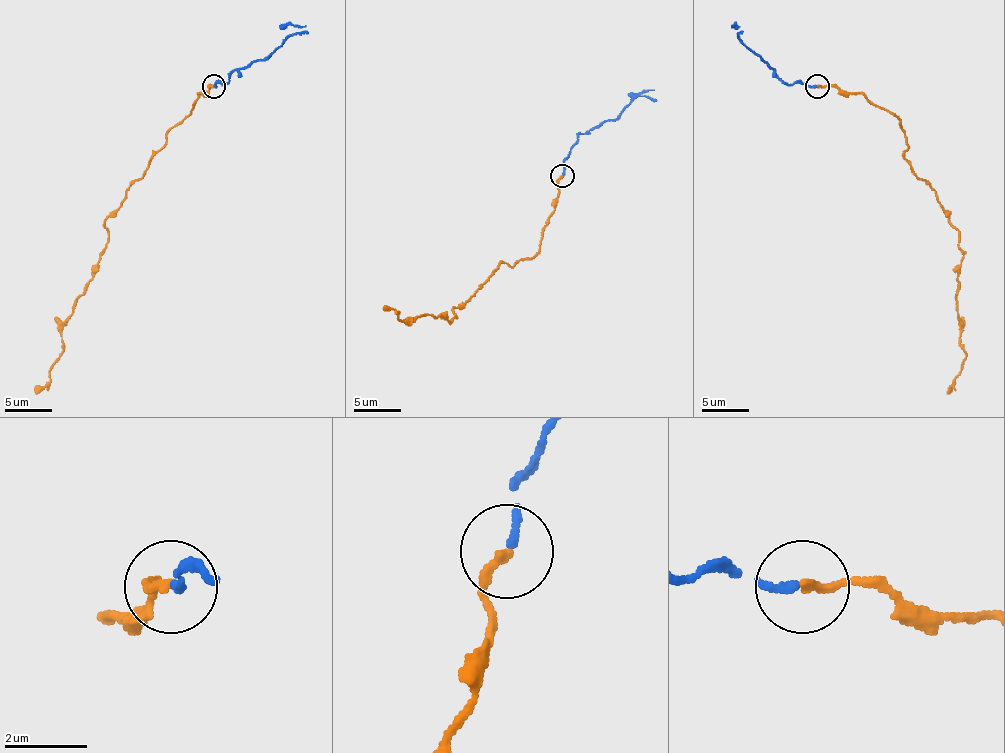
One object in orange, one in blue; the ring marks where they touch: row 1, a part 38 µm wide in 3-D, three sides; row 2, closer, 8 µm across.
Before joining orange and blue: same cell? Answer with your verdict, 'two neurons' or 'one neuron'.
one neuron

